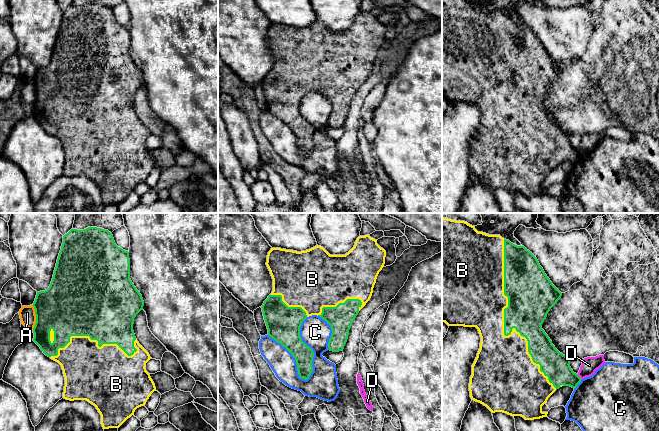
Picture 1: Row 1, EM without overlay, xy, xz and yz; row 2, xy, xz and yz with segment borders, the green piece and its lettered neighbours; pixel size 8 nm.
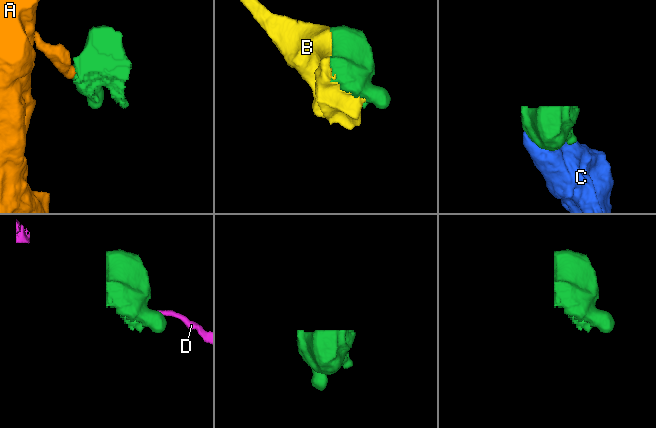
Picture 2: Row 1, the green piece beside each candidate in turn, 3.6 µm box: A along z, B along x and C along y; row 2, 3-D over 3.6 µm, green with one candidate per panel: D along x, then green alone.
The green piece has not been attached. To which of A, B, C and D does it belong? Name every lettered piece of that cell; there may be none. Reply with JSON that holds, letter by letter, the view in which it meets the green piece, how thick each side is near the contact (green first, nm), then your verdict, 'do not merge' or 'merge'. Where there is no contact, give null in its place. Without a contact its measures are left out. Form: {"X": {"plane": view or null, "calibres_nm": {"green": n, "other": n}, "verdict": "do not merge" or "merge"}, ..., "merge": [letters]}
{"A": {"plane": "xy", "calibres_nm": {"green": 400, "other": 130}, "verdict": "do not merge"}, "B": {"plane": "yz", "calibres_nm": {"green": 340, "other": 380}, "verdict": "merge"}, "C": {"plane": "xz", "calibres_nm": {"green": 260, "other": 220}, "verdict": "do not merge"}, "D": {"plane": "yz", "calibres_nm": {"green": 220, "other": 130}, "verdict": "do not merge"}, "merge": ["B"]}

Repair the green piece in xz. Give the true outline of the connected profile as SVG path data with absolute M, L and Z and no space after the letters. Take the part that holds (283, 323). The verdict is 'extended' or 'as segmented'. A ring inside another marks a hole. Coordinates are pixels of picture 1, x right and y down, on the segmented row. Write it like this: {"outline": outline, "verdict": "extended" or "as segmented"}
{"outline": "M369 235L359 236L354 247L345 255L330 255L323 247L315 246L306 251L271 248L266 265L273 279L273 291L264 301L262 312L268 329L268 336L285 347L295 358L299 377L307 380L313 372L313 350L300 337L302 322L309 316L317 315L332 329L328 342L330 351L343 351L349 330L359 311L370 300L377 276L385 264L386 251Z", "verdict": "extended"}

